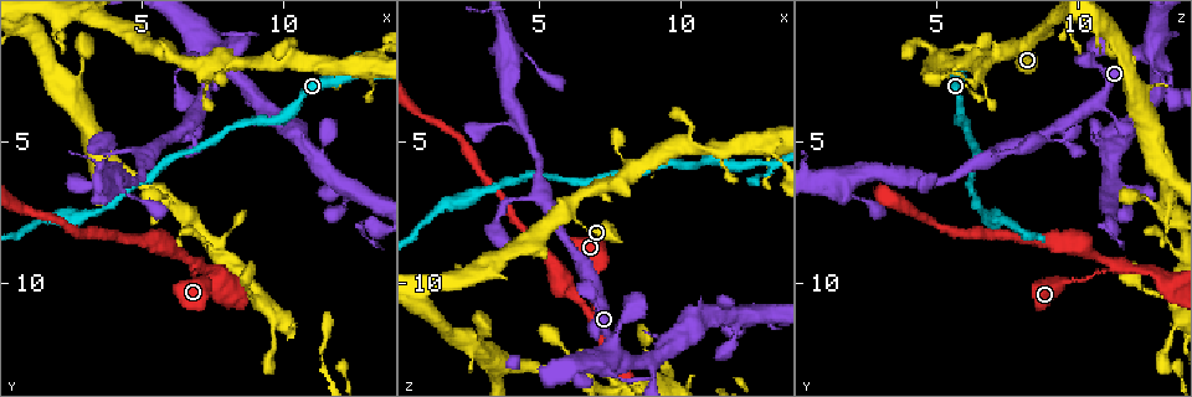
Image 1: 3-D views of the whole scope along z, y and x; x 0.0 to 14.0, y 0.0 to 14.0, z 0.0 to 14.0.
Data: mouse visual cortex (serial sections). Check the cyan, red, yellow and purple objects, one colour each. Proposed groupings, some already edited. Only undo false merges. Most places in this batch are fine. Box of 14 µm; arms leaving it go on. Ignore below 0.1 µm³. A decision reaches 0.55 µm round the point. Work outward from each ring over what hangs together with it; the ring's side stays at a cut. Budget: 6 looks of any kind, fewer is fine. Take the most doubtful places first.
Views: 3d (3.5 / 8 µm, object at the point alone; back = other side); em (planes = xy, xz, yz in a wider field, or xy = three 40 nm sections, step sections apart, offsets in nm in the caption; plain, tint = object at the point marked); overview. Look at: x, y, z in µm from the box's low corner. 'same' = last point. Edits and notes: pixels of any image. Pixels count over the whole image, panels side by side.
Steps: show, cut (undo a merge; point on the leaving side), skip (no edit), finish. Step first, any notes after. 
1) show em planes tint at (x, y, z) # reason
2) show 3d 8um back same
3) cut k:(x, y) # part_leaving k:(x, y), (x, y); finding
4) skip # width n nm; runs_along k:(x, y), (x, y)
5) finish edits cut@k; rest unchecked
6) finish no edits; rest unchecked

show 3d 3.5um at (6.9, 9.5, 11.2) # branch point

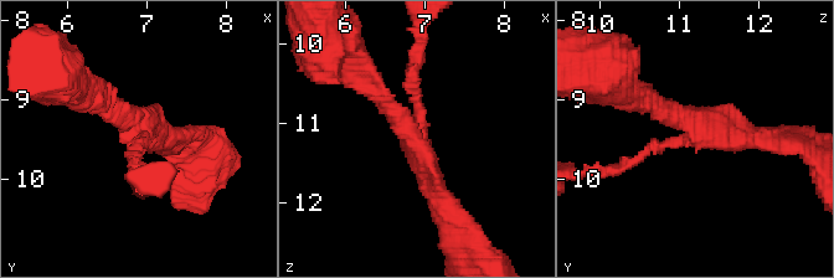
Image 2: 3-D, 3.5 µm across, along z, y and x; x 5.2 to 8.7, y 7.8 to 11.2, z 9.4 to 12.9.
show em xy step 2 tint at (6.85, 9.50, 11.25) # arms 3; arm_widths 100, 250, 300 nm

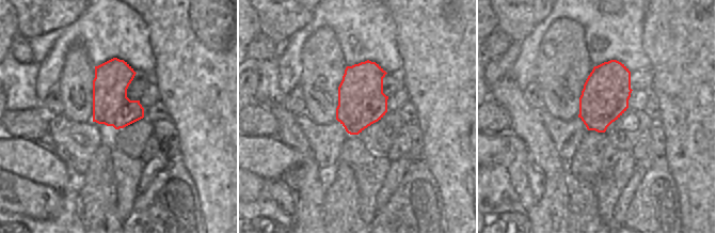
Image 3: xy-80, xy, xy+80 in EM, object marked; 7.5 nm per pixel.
show em xy step 5 tint same

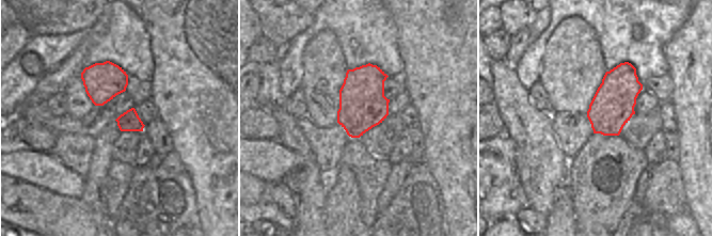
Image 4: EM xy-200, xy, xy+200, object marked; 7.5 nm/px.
skip # runs_along 2:(138, 164), (130, 118), (96, 99); continuous, no second cell

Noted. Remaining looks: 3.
show 3d 3.5um at (7.5, 1.9, 12.2) # narrows sharply

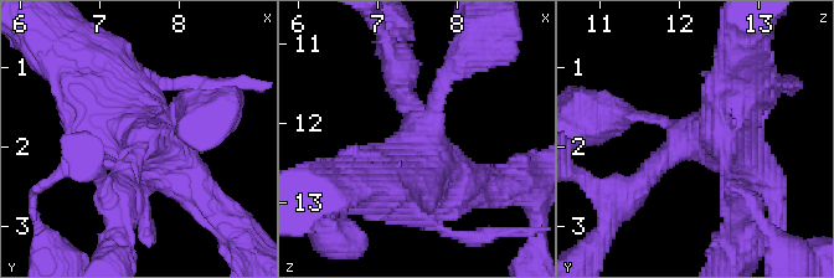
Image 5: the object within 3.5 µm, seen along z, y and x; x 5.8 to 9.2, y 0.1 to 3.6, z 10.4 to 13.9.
show em planes tint at (7.50, 2.00, 12.15)

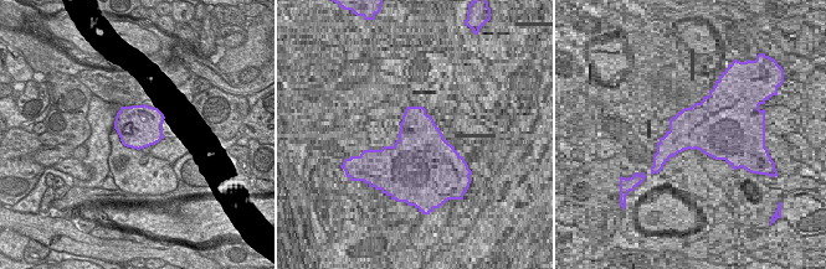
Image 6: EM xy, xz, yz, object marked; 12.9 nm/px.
skip # runs_along 5:(402, 96), (421, 169), (478, 185); all the same cell

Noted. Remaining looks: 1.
finish no edits; rest unchecked

